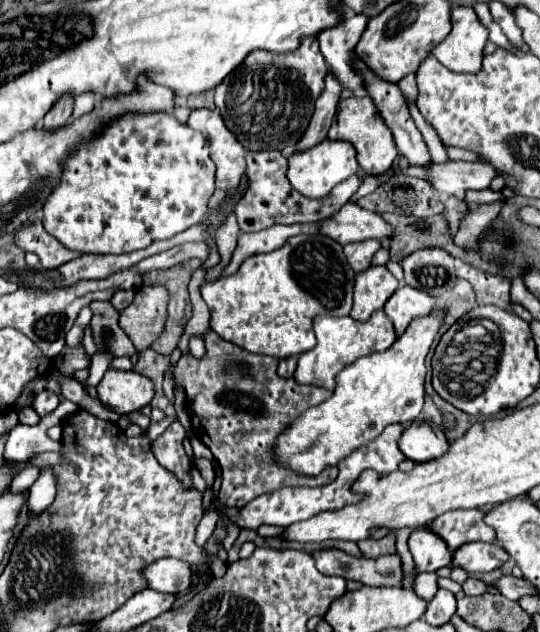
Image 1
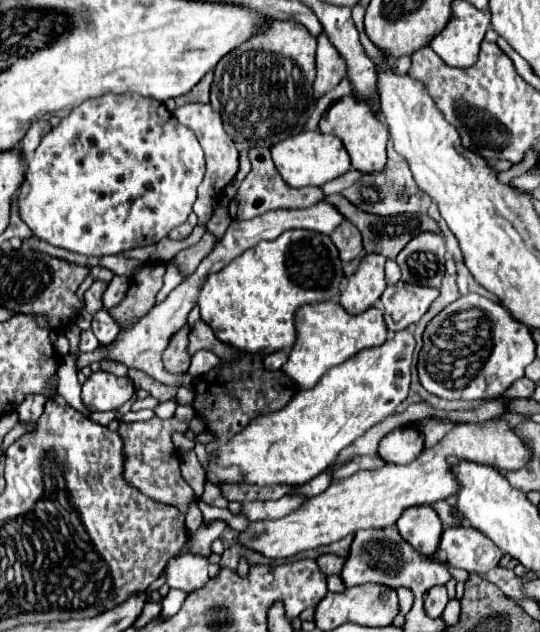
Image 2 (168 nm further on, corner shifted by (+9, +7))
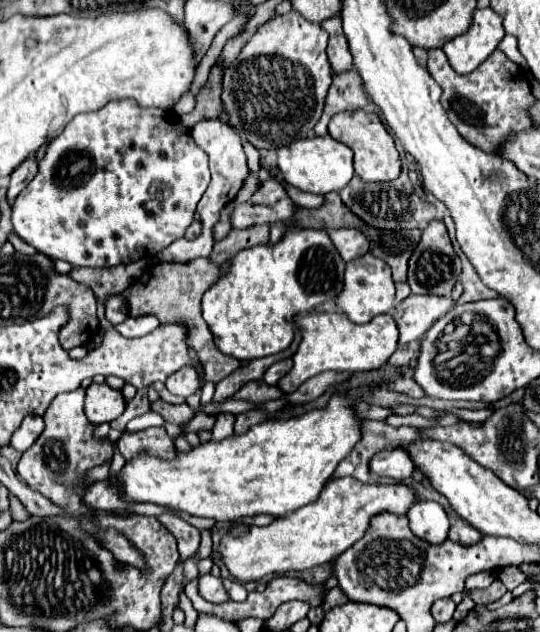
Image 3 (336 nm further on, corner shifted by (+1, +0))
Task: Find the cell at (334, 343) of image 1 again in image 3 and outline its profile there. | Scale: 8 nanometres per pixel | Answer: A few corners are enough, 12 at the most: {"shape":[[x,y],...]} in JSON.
{"shape":[[389,314],[295,316],[301,342],[279,380],[295,392],[325,370],[381,368],[397,348]]}

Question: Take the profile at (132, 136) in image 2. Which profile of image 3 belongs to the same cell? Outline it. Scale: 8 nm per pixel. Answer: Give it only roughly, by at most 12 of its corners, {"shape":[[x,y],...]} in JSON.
{"shape":[[173,110],[75,116],[13,230],[109,268],[183,238],[207,154]]}

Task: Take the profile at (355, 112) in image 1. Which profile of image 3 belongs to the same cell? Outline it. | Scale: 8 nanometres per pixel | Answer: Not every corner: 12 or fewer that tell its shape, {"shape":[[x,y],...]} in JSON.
{"shape":[[347,110],[329,136],[365,182],[395,180],[401,158],[377,114]]}

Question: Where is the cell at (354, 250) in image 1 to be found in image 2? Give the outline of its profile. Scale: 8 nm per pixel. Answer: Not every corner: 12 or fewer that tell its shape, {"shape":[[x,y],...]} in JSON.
{"shape":[[343,221],[331,241],[343,263],[363,251],[361,233]]}

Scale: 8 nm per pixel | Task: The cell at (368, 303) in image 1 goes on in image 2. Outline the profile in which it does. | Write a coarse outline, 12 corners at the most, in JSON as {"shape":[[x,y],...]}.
{"shape":[[365,255],[341,293],[357,315],[385,291],[385,257]]}

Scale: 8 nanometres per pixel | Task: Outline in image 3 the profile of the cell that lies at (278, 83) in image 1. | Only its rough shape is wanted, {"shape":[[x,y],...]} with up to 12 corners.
{"shape":[[295,10],[257,28],[223,78],[259,150],[307,138],[333,80],[325,30]]}

